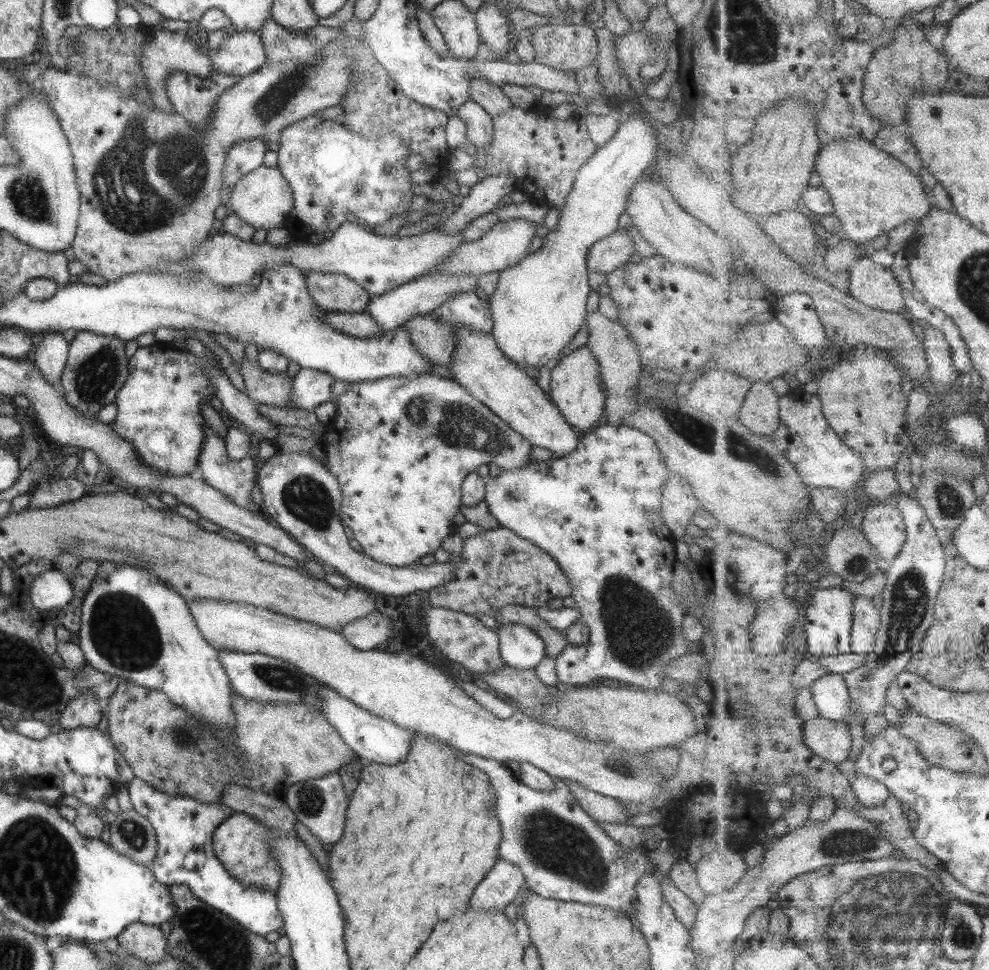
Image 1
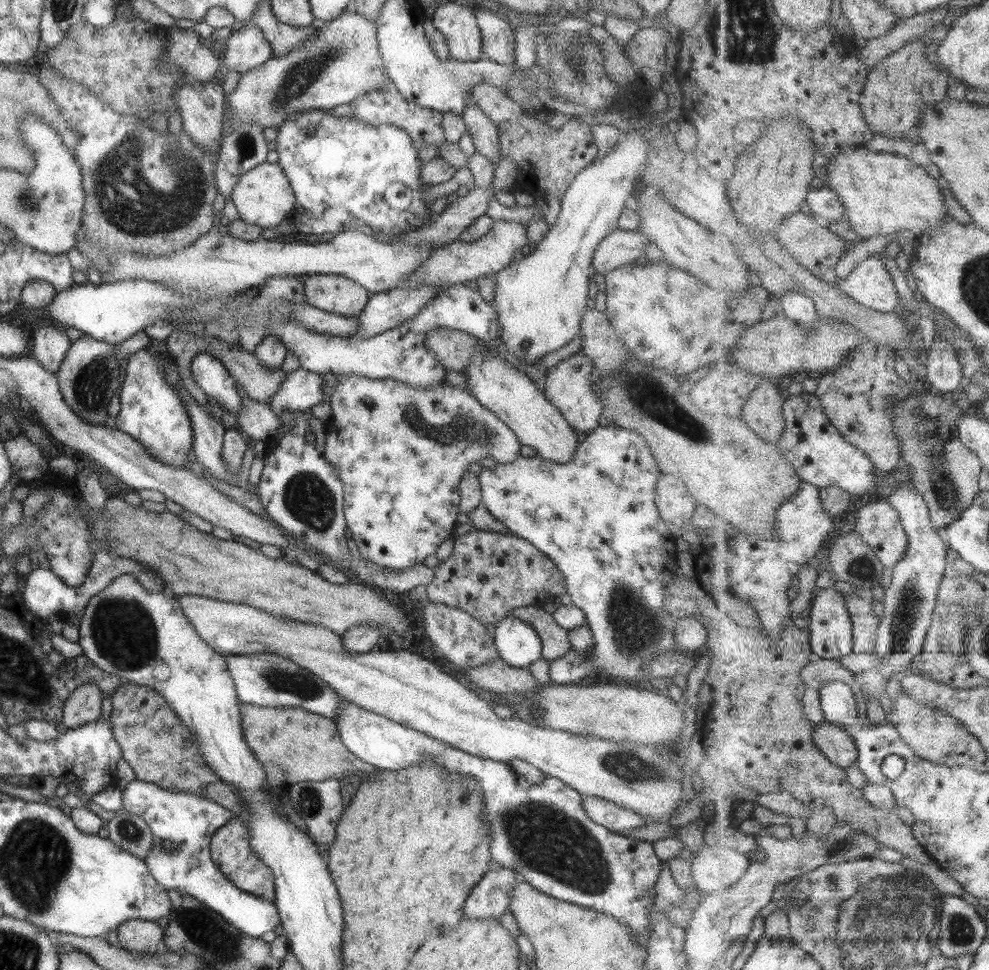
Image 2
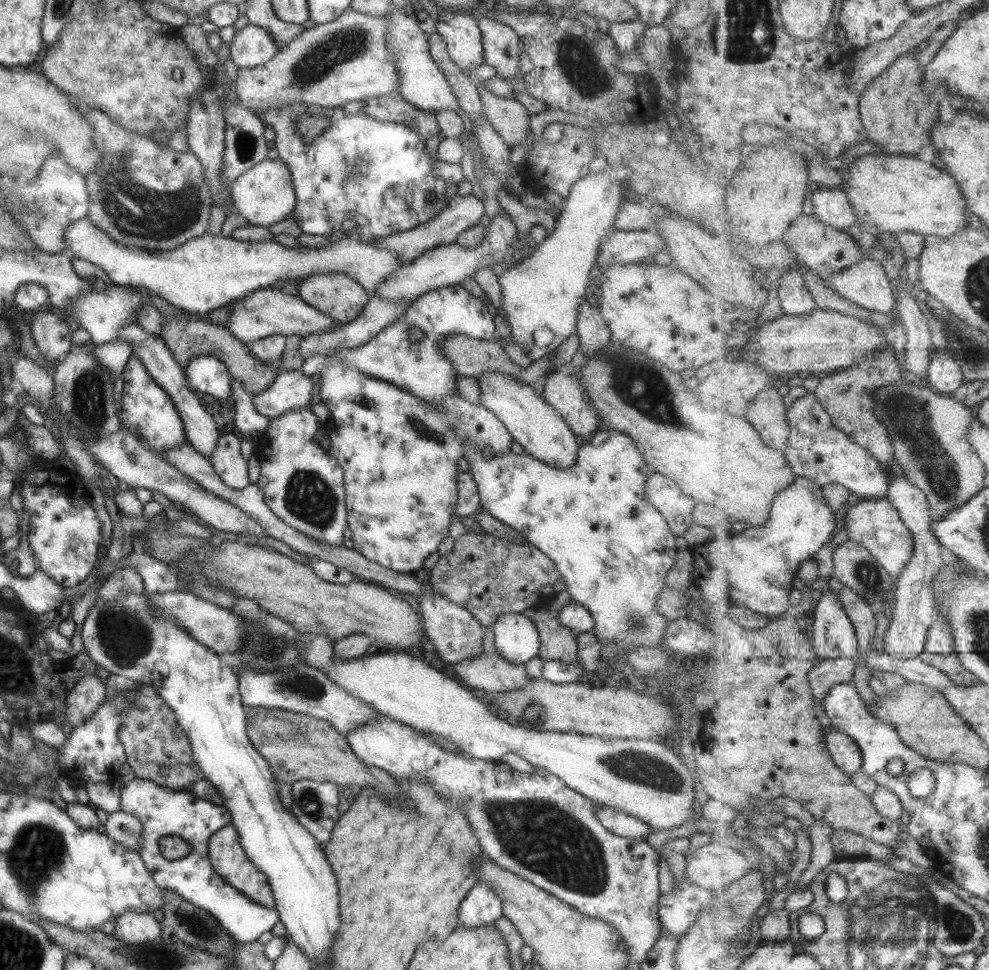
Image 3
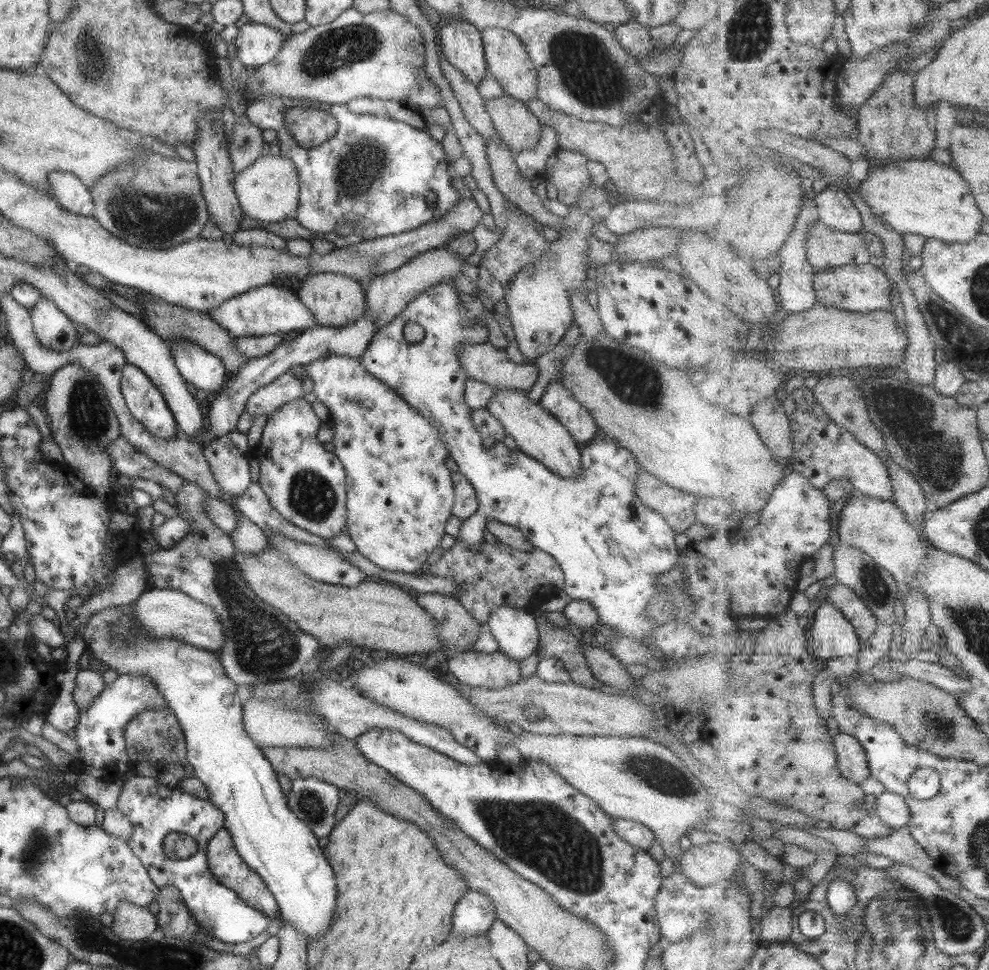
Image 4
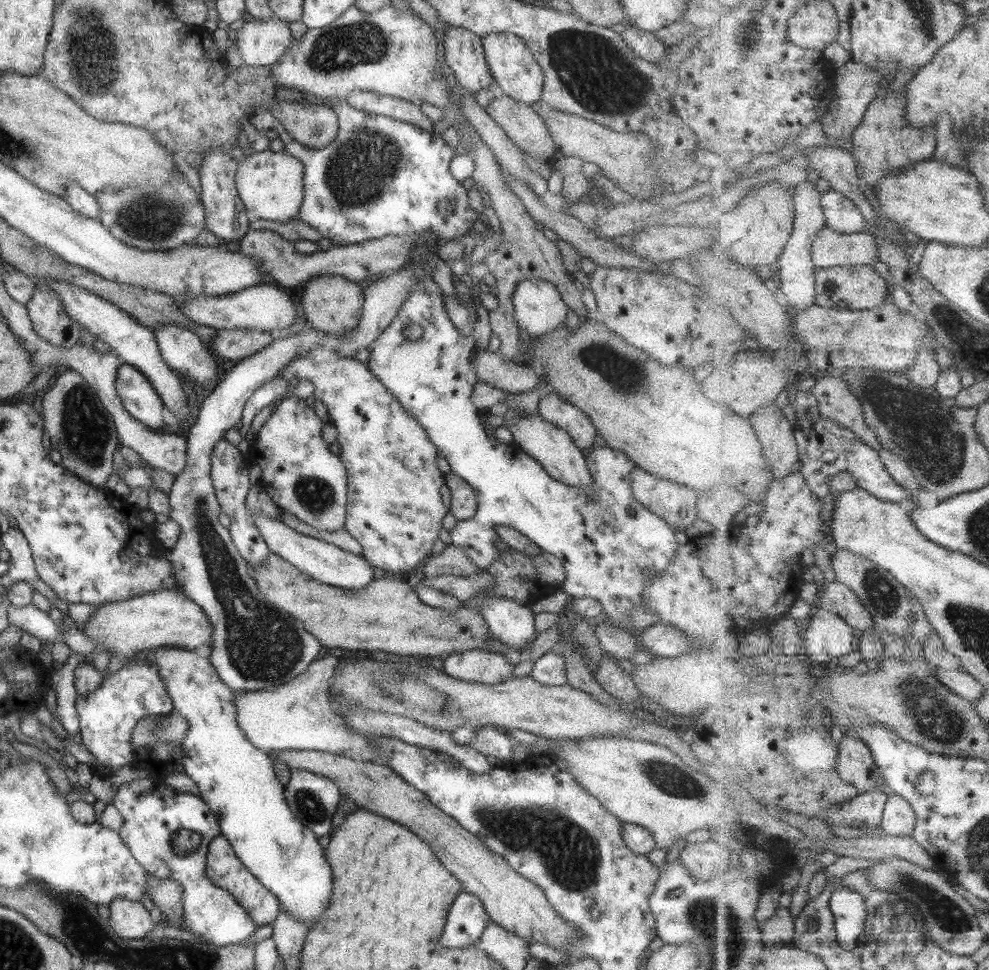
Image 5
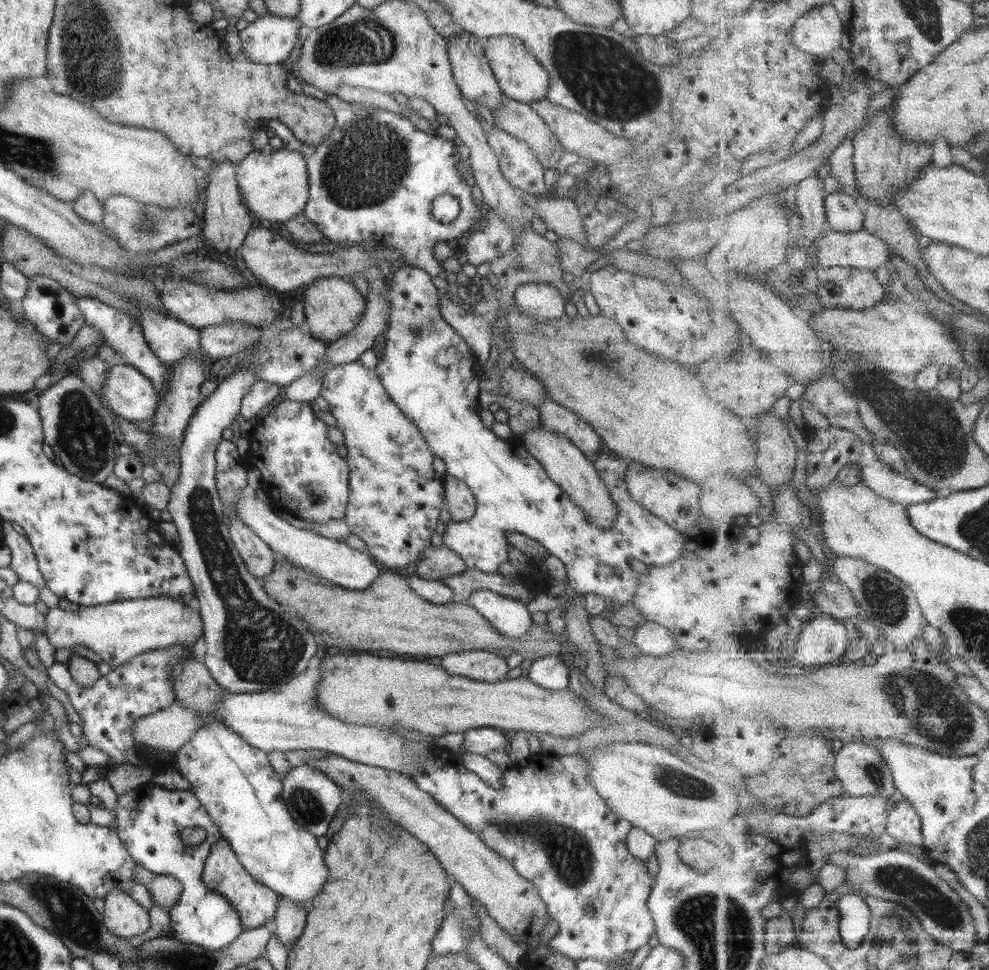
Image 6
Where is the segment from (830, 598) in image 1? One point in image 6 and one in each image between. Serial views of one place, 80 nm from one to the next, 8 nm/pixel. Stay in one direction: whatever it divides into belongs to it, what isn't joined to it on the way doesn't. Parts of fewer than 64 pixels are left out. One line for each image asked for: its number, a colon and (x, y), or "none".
2: (831, 627)
3: (834, 636)
4: (833, 636)
5: (828, 636)
6: (824, 639)

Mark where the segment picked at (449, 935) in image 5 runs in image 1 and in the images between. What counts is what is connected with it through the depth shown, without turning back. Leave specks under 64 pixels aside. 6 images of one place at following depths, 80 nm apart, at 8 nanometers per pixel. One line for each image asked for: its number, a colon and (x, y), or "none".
1: (499, 887)
2: (490, 897)
3: (481, 906)
4: (474, 913)

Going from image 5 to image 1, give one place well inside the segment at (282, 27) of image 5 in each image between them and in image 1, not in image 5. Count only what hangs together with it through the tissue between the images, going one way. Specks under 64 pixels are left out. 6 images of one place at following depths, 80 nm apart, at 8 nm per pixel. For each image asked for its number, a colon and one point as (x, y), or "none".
1: (240, 53)
2: (245, 48)
3: (251, 46)
4: (255, 44)

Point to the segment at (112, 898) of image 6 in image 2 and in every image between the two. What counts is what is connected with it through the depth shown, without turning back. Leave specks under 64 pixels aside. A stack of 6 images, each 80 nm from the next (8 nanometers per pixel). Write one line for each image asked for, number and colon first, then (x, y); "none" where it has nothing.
2: (141, 936)
3: (130, 928)
4: (129, 922)
5: (128, 919)

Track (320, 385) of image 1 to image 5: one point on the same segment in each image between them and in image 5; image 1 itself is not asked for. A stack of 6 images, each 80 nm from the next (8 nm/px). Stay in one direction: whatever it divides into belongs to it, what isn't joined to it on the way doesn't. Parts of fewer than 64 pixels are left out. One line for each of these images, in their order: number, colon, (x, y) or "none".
2: (301, 389)
3: (291, 390)
4: (286, 387)
5: (274, 389)

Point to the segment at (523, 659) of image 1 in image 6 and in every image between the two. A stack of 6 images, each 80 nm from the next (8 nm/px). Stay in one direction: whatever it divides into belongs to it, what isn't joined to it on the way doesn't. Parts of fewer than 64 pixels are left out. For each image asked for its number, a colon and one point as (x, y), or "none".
2: (516, 643)
3: (515, 638)
4: (515, 630)
5: (512, 624)
6: (510, 618)

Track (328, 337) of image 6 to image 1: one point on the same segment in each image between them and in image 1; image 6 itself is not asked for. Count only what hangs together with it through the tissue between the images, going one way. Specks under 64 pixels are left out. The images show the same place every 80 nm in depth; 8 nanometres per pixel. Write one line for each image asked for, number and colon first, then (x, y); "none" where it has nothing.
1: (331, 292)
2: (331, 293)
3: (337, 296)
4: (335, 300)
5: (332, 304)

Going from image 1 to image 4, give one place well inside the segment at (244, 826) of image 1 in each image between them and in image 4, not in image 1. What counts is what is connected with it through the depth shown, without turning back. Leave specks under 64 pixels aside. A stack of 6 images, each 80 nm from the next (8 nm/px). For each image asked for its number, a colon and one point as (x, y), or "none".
2: (229, 850)
3: (227, 858)
4: (229, 869)

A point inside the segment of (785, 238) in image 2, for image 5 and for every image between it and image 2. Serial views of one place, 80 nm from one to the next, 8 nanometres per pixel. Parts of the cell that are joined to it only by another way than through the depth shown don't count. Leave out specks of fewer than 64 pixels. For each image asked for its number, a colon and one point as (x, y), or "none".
3: (824, 249)
4: (828, 248)
5: (831, 248)

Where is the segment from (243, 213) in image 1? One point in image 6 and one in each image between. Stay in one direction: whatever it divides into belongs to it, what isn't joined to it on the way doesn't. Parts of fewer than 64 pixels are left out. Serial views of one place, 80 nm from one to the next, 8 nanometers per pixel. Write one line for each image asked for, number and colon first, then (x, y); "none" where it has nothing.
2: (262, 196)
3: (263, 195)
4: (267, 191)
5: (269, 184)
6: (273, 184)

